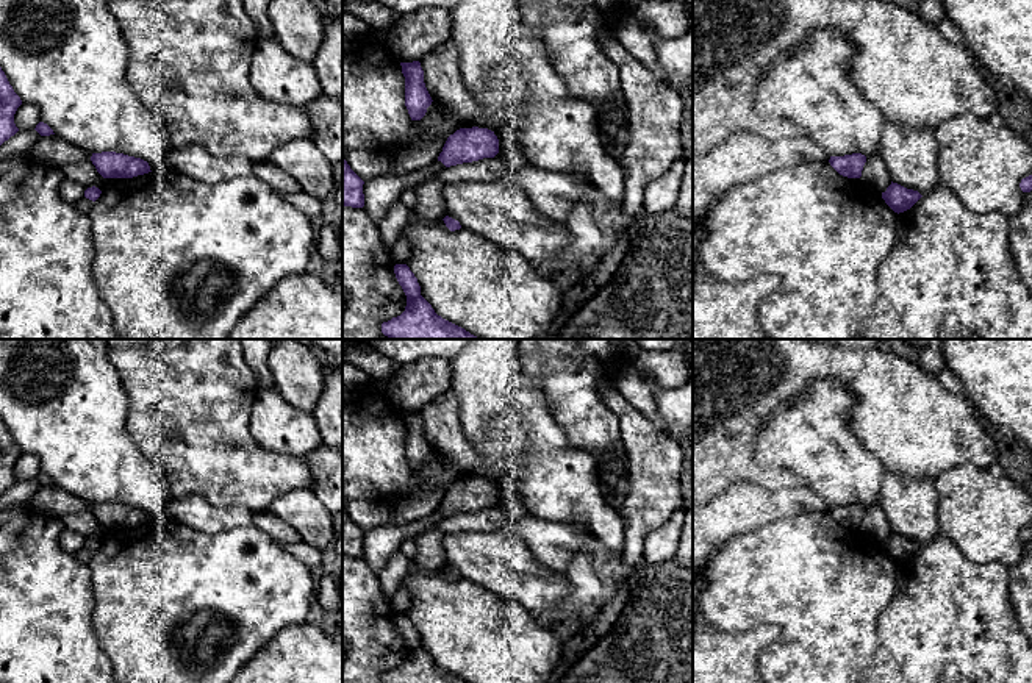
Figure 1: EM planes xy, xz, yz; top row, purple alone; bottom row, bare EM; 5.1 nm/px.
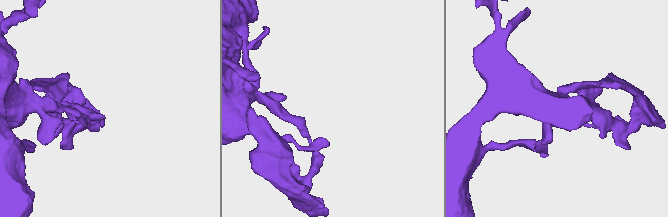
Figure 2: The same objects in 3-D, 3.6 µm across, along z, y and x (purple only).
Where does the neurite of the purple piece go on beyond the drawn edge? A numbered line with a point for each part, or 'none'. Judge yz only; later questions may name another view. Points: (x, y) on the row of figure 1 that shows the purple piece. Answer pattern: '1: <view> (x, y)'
none

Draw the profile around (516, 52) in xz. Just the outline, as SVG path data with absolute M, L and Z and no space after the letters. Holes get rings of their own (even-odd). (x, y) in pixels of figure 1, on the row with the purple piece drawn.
M460 0L449 9L449 39L458 48L460 70L464 83L478 91L502 64L518 61L527 78L524 94L524 116L516 128L499 128L499 152L513 147L519 156L539 169L554 172L585 172L589 183L613 205L625 191L622 170L600 142L600 125L596 108L583 98L574 97L563 78L544 56L541 44L525 30L519 0Z

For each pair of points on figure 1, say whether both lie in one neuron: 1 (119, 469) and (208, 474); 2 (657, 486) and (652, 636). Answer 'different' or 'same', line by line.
1: different
2: same

